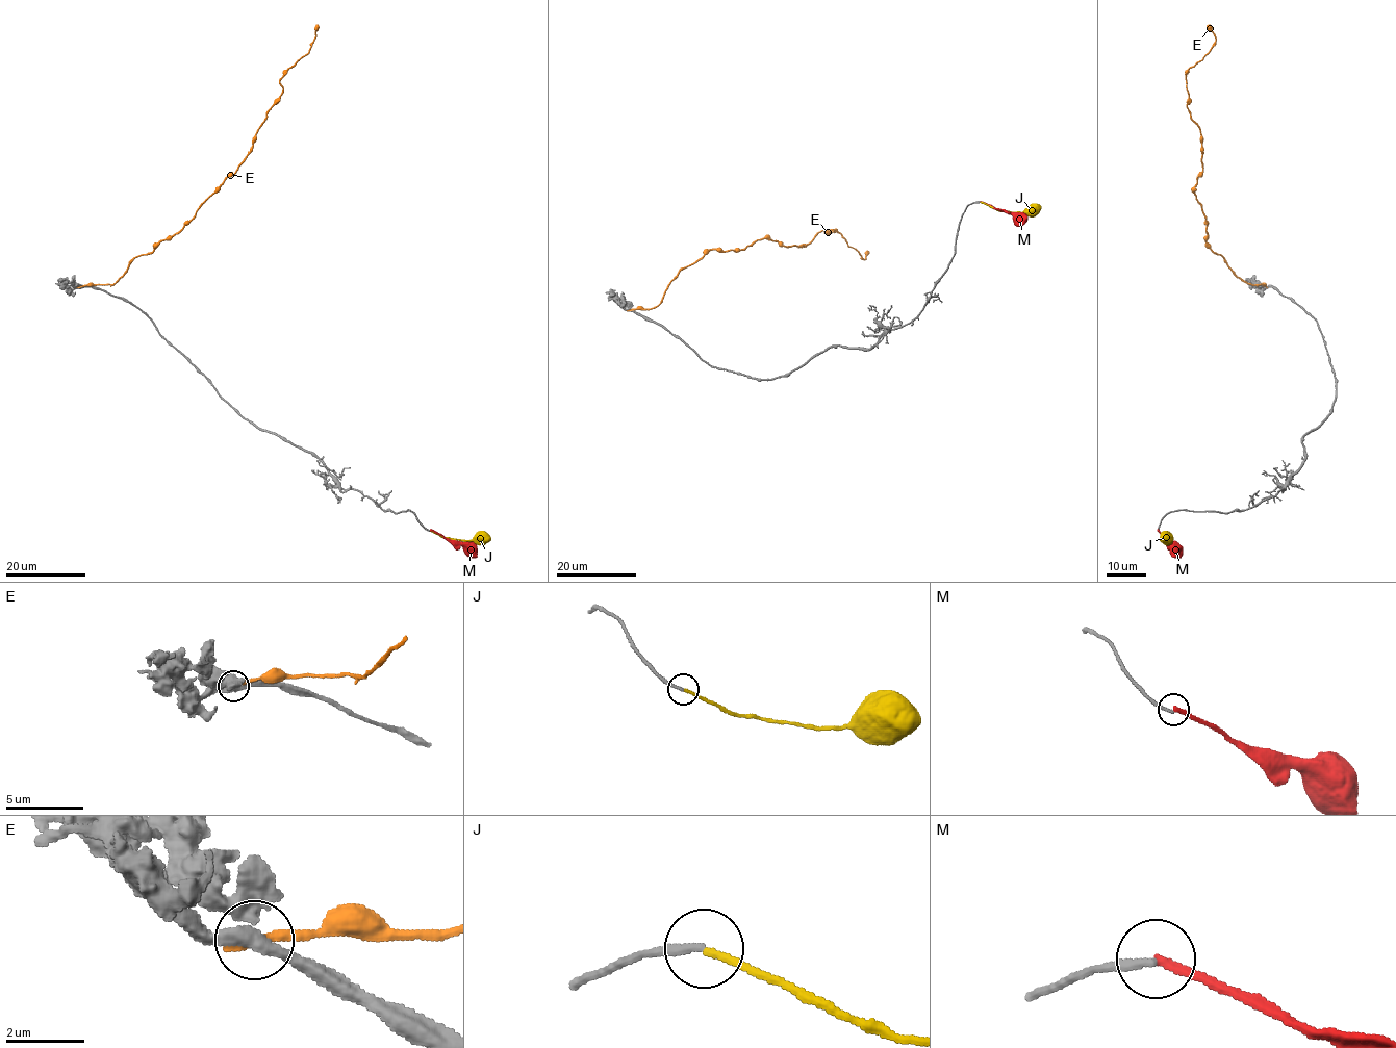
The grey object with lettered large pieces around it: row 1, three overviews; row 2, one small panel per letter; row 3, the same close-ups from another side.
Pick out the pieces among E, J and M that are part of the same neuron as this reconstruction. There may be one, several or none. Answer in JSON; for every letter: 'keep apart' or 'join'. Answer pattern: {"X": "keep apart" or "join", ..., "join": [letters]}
{"E": "keep apart", "J": "join", "M": "keep apart", "join": ["J"]}

